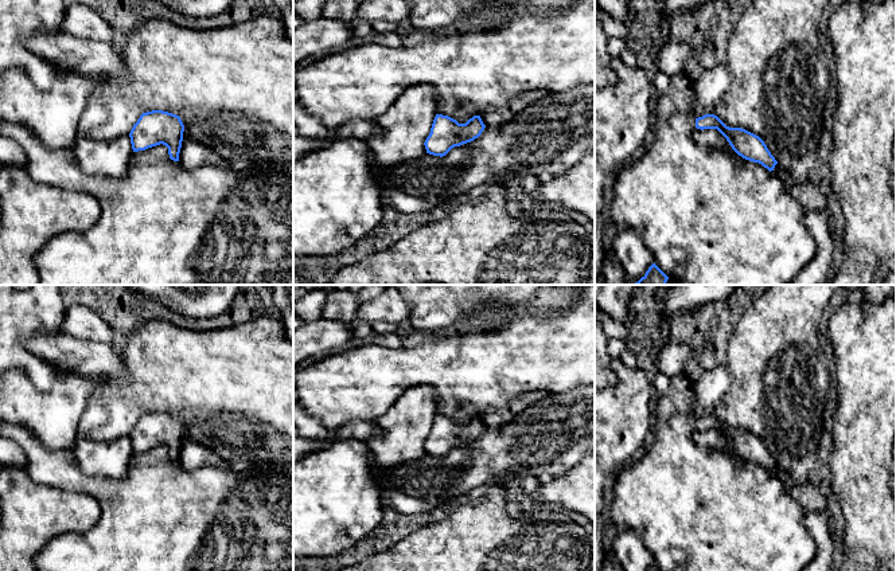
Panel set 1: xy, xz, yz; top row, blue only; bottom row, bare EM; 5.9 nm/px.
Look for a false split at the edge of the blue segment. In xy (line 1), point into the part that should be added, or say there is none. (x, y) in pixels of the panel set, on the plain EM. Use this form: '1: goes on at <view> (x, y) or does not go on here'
1: does not go on here

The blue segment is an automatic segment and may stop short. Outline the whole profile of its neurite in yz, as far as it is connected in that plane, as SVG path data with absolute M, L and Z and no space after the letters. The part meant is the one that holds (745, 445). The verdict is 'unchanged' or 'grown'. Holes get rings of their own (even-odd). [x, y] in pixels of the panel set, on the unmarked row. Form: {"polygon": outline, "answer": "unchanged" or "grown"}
{"polygon": "M726 363L717 364L698 379L694 386L693 414L696 418L696 429L701 431L717 430L739 457L759 464L771 473L778 462L764 442L745 430L726 427L712 414L724 400L731 382L731 372Z", "answer": "grown"}

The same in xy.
{"polygon": "M152 411L140 416L129 438L133 453L163 445L168 449L170 459L179 462L183 433L184 426L179 416L163 411Z", "answer": "unchanged"}

